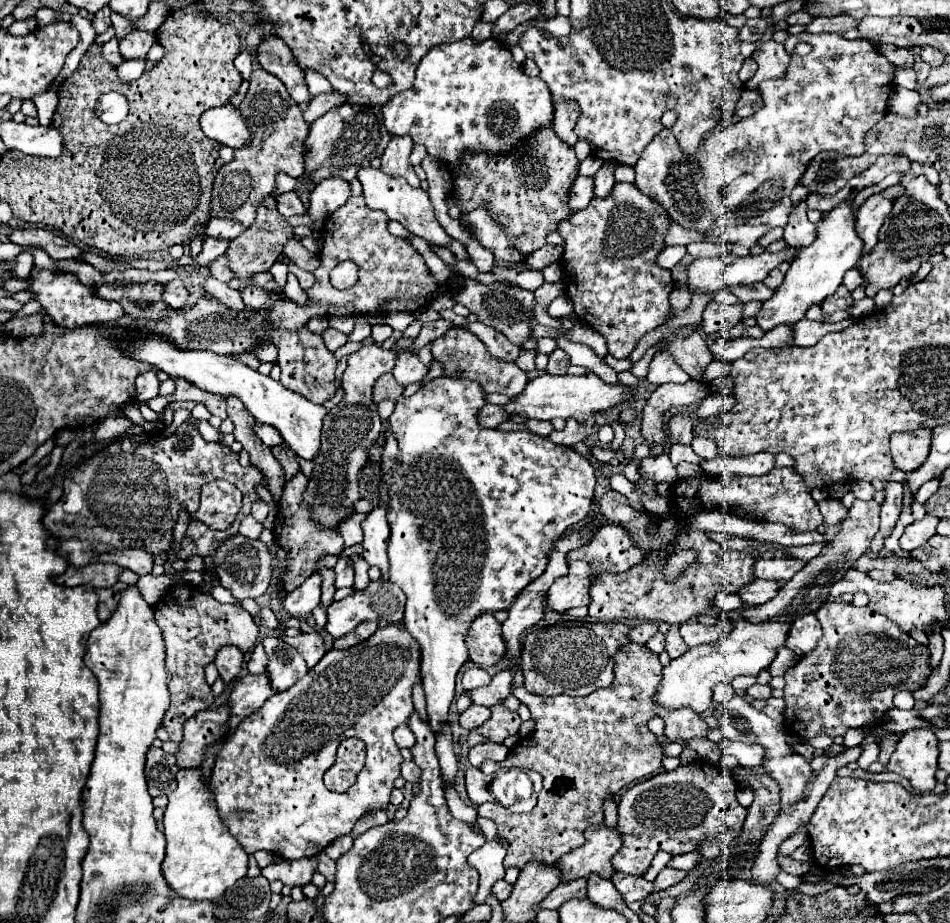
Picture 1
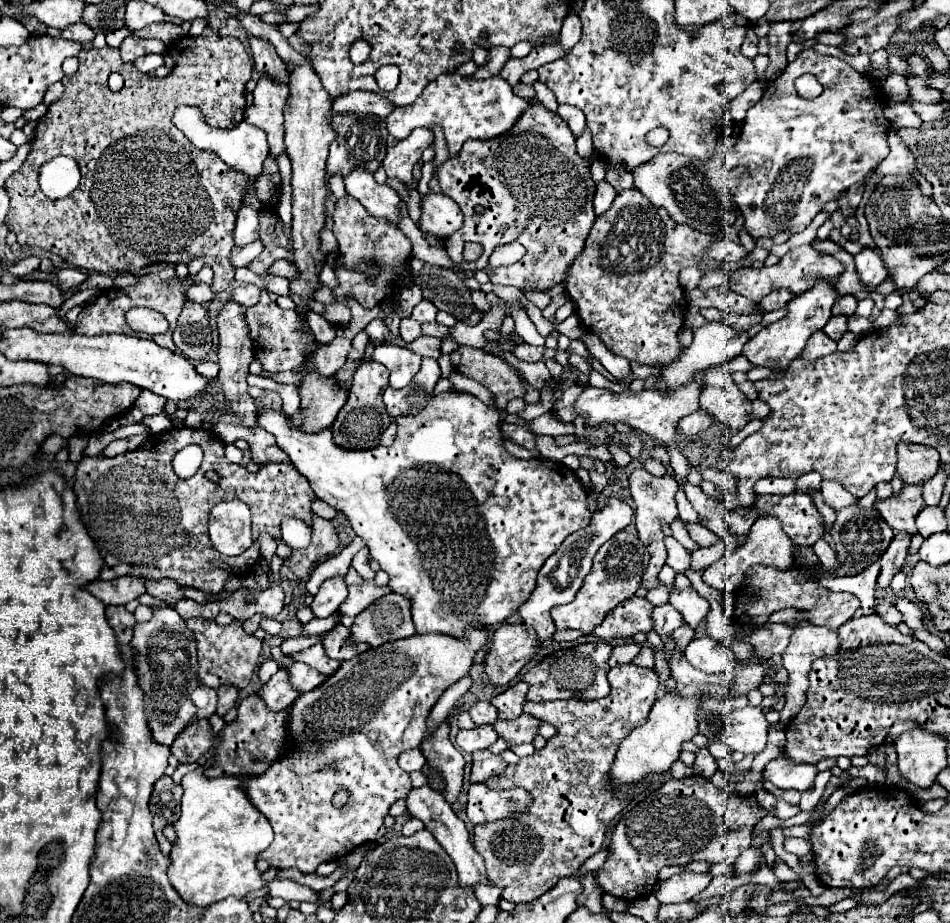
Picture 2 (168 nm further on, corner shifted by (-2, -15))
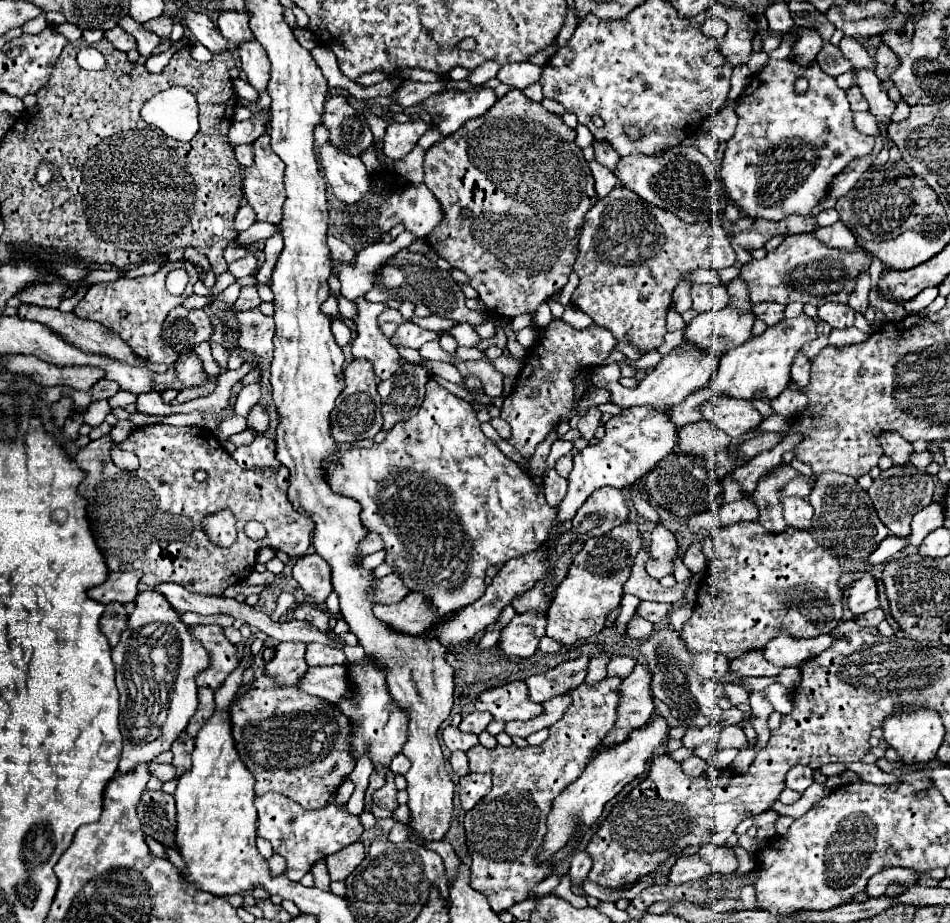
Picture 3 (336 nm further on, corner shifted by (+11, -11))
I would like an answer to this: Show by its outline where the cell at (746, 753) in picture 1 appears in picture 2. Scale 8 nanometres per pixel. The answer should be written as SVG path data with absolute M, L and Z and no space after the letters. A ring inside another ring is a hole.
M779 756L771 760L763 770L763 780L775 784L777 788L793 788L793 790L809 790L817 776L817 768L809 764L793 764L787 756Z

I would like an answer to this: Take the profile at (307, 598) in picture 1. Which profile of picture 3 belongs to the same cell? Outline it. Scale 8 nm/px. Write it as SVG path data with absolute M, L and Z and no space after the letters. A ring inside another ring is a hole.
M316 552L300 556L292 568L292 576L316 604L326 602L328 594L332 592L330 566Z

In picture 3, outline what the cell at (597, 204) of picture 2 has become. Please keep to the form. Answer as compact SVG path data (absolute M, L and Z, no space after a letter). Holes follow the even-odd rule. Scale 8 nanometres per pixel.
M592 160L590 162L590 168L592 168L592 174L594 174L594 180L596 180L596 192L598 192L598 198L604 198L606 194L610 194L618 182L614 170L602 166L600 162Z

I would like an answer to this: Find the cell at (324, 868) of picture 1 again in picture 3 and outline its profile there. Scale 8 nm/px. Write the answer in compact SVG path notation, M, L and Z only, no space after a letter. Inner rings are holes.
M354 842L344 846L340 852L326 856L326 864L328 864L328 872L332 880L346 880L364 860L364 844Z

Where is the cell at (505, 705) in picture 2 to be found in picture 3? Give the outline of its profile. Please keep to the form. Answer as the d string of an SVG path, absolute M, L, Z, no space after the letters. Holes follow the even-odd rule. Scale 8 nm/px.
M516 680L498 688L488 688L476 698L476 710L490 712L494 720L530 720L544 712L542 704L530 700L526 682Z

